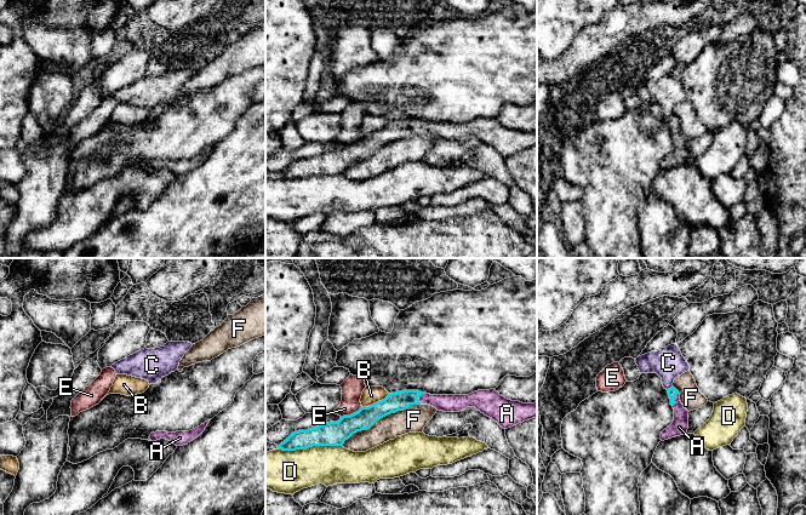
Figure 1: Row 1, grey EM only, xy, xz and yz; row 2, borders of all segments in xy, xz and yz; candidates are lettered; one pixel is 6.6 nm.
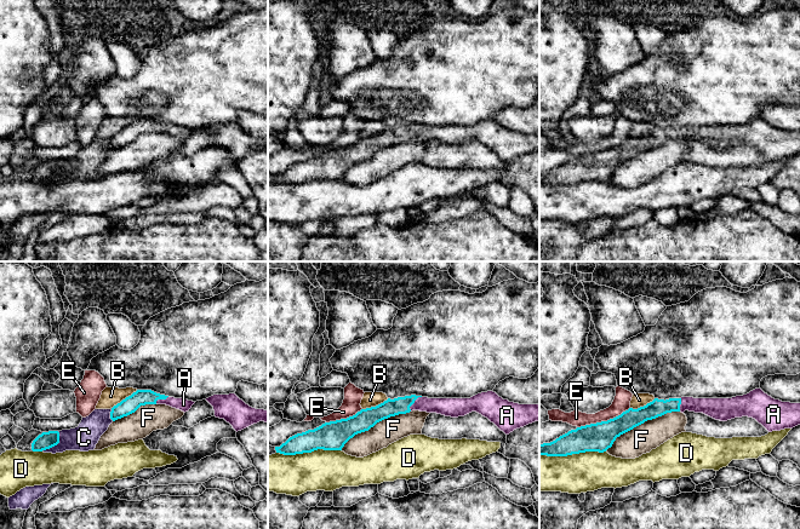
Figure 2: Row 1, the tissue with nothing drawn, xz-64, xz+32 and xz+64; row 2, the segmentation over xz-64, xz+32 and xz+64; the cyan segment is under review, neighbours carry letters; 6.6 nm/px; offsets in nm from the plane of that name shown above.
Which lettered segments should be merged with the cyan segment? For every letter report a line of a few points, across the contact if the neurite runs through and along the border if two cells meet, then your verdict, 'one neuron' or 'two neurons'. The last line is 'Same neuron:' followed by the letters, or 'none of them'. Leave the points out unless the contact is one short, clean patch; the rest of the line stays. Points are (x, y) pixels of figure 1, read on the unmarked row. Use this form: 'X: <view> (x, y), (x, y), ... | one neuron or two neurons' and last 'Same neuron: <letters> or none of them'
A: xz (396, 130), (418, 125), (441, 131) | one neuron
B: two neurons
C: two neurons
D: two neurons
E: two neurons
F: two neurons
Same neuron: A

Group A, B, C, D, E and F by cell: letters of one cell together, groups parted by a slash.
A / B / C / D / E / F

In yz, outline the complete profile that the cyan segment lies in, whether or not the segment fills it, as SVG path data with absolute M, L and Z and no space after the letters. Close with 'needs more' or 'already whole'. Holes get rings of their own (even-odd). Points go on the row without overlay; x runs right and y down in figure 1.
M671 115L668 118L668 124L670 127L670 133L674 137L674 149L667 158L662 160L662 170L687 162L688 158L688 139L681 132L679 120Z; needs more

